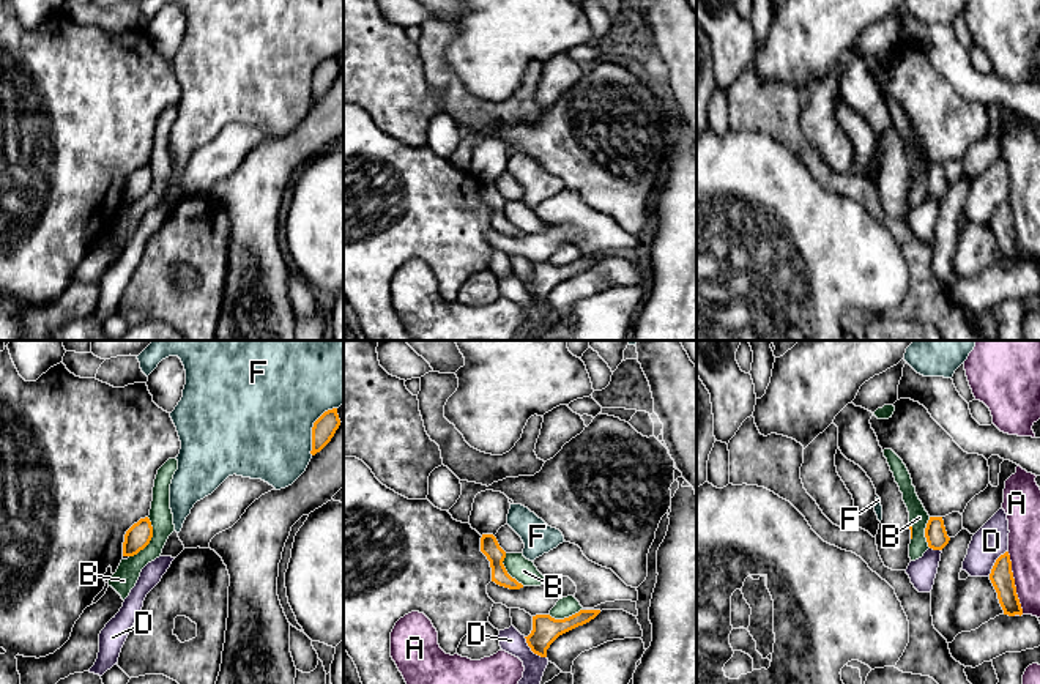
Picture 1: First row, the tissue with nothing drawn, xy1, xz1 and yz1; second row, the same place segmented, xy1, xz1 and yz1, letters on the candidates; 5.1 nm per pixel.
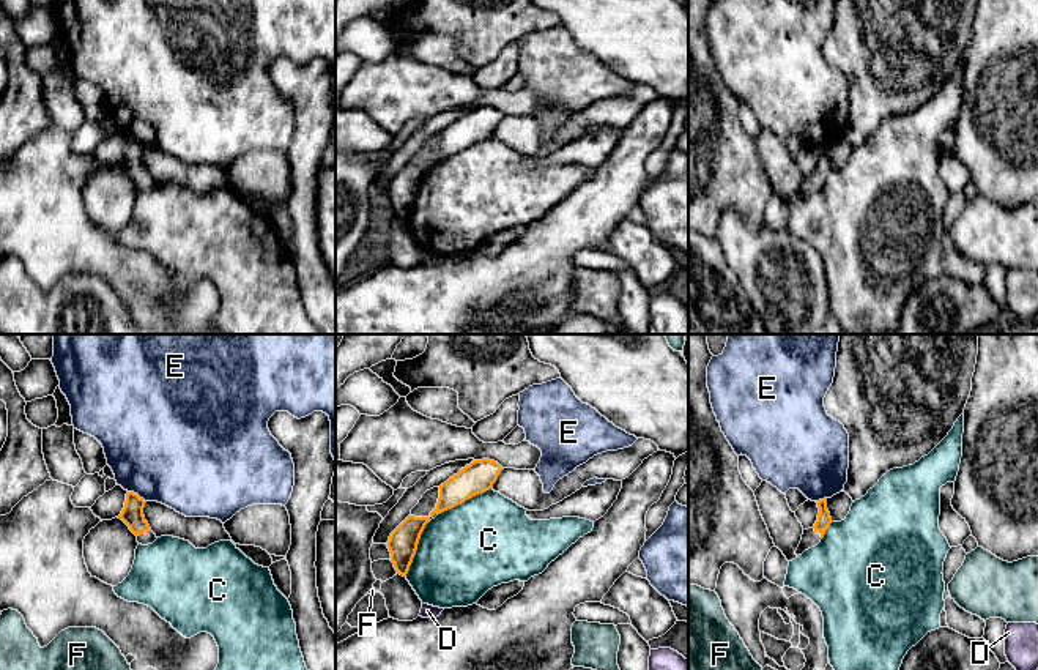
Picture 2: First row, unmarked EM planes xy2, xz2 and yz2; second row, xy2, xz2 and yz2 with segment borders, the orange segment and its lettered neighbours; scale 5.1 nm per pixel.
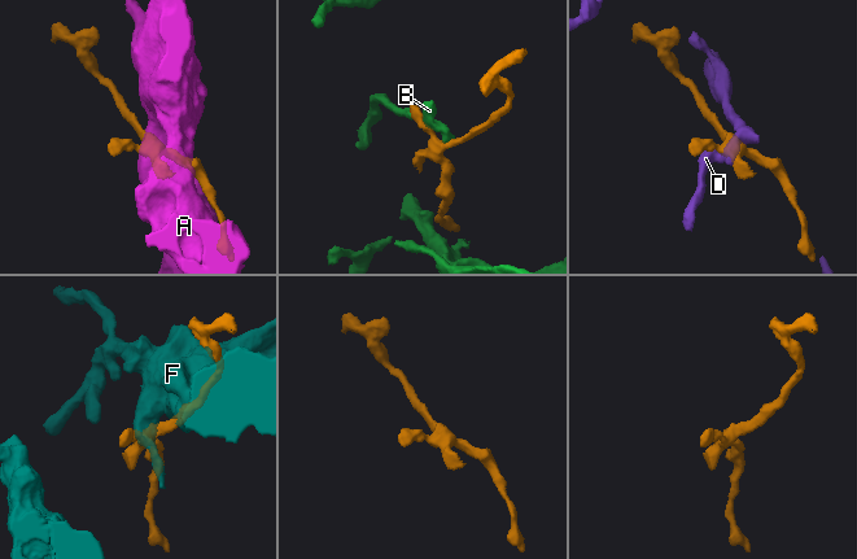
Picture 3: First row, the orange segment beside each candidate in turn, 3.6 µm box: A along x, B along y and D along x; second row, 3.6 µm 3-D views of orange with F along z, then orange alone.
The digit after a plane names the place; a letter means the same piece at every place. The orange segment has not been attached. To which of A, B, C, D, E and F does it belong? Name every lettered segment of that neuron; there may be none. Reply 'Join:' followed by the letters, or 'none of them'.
Join: none of them

